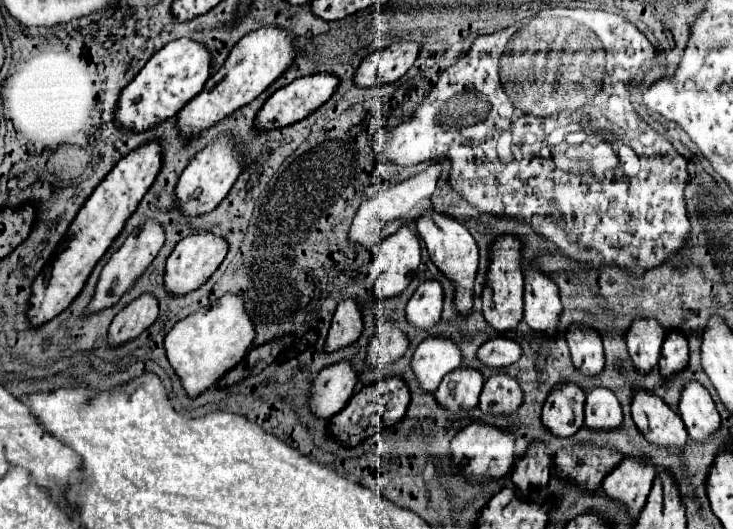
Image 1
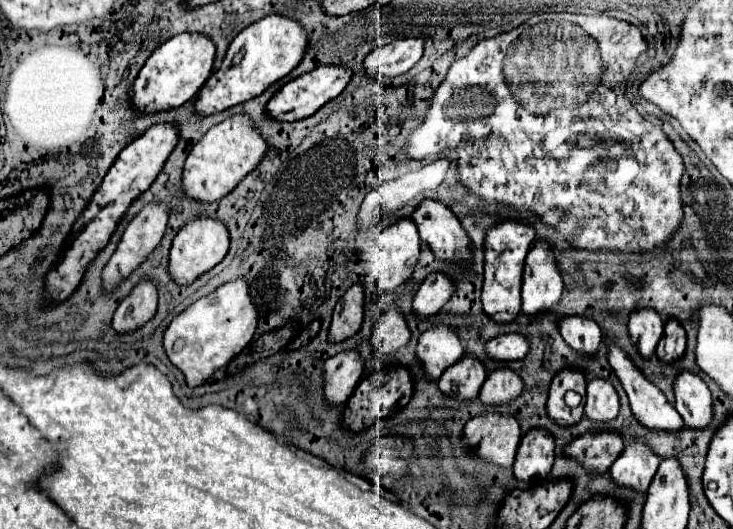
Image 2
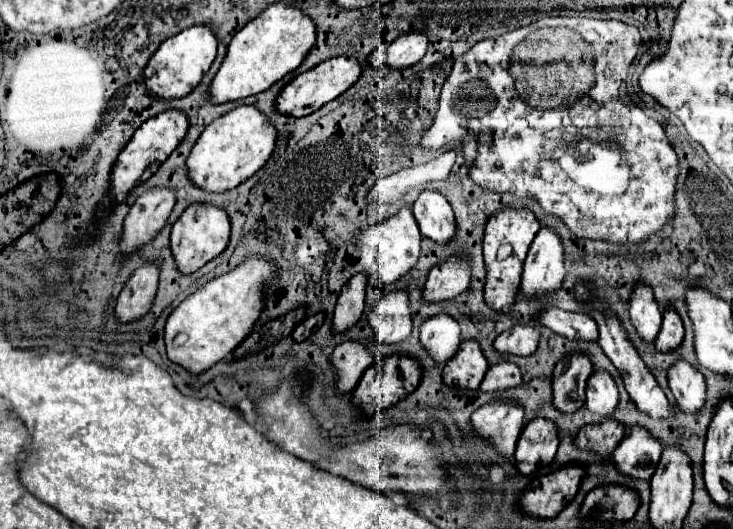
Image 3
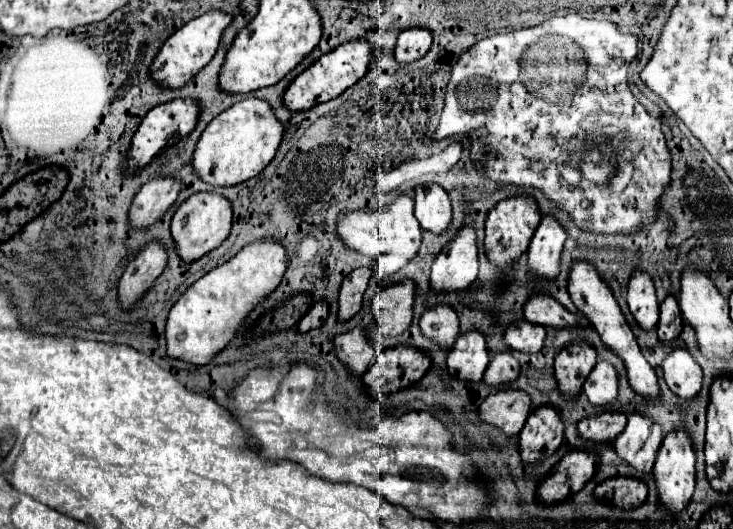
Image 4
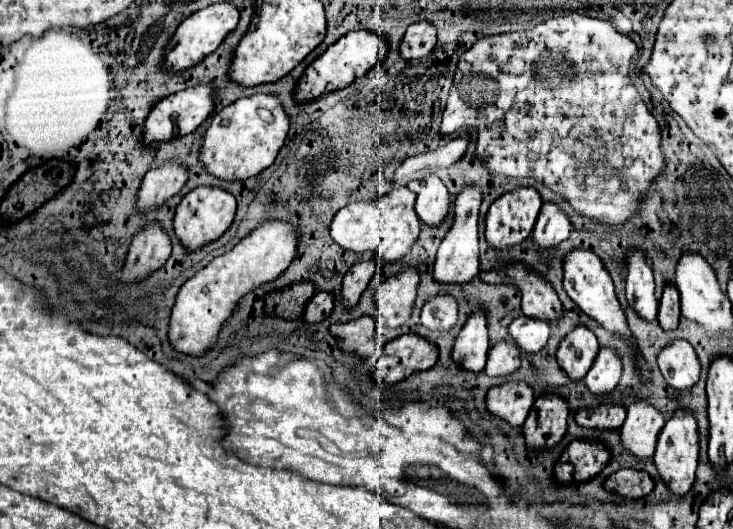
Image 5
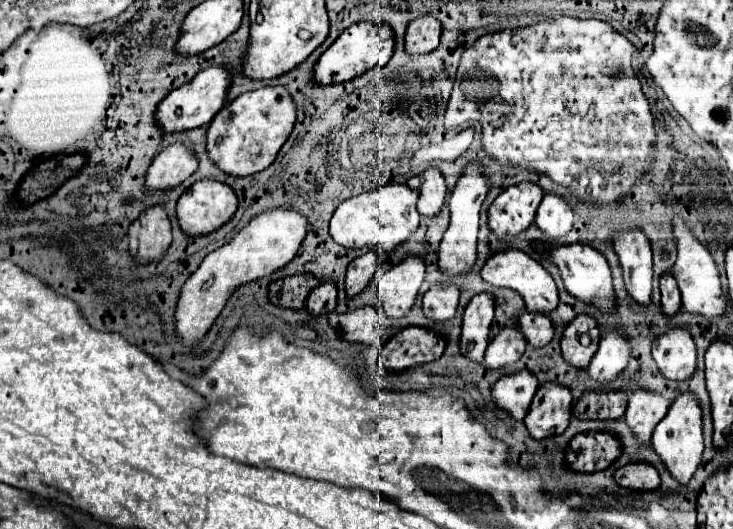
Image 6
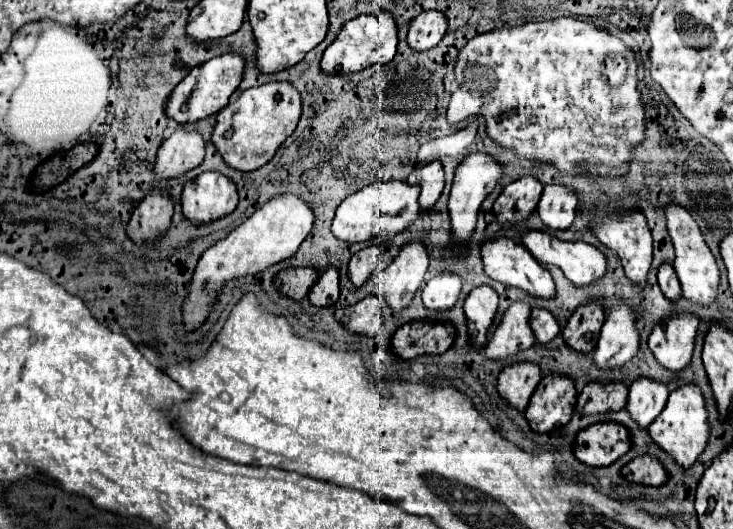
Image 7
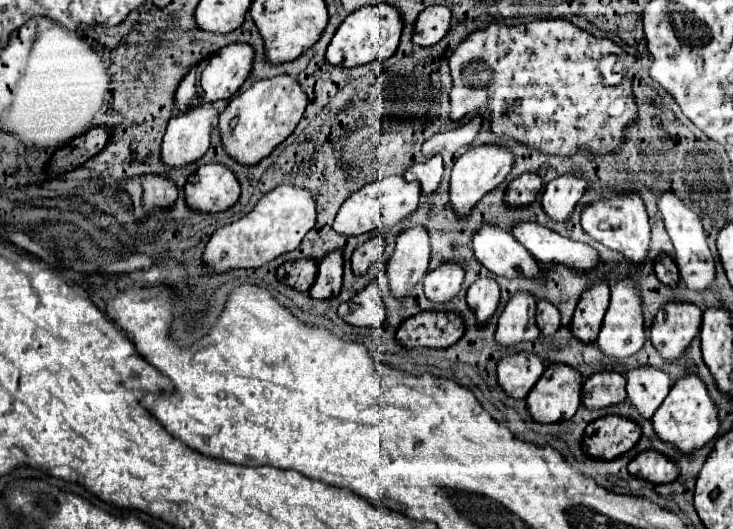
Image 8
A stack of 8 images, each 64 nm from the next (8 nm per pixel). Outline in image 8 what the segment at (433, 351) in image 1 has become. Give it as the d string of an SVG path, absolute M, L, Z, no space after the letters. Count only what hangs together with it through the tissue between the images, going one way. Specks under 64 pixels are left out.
M442 262L424 276L424 294L434 302L446 302L460 292L464 268L458 262Z

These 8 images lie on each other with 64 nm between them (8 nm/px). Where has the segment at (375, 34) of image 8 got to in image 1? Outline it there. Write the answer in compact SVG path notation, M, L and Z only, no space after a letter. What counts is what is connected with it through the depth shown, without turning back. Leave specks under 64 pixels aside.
M320 72L314 76L302 76L294 82L290 82L288 86L276 90L268 102L262 106L256 126L264 128L264 130L272 130L276 126L288 126L294 124L298 120L304 120L306 116L310 116L314 110L318 110L328 98L332 98L332 94L338 90L340 86L340 78L336 74L328 74L328 72Z

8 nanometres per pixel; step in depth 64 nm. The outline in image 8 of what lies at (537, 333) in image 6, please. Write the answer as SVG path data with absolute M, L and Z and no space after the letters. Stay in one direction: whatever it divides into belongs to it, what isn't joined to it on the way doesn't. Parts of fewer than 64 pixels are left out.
M546 298L538 300L536 322L538 322L538 328L540 328L542 336L554 334L558 330L558 326L560 326L560 310L556 306L552 306L552 302L546 300Z

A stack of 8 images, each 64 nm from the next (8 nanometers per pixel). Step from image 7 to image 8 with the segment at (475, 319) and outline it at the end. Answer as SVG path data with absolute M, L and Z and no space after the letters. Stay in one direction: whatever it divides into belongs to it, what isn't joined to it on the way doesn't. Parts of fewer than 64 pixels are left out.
M480 278L468 288L466 300L468 300L470 308L476 312L478 322L486 322L498 306L500 286L496 284L494 278Z

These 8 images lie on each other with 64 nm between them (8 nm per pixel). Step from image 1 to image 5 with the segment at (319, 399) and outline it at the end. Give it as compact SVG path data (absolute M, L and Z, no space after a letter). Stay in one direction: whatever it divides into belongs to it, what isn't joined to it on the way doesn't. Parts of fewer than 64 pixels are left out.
M370 314L358 316L348 322L334 322L334 324L330 324L330 332L338 340L340 350L356 352L362 358L368 358L378 350L376 318Z

